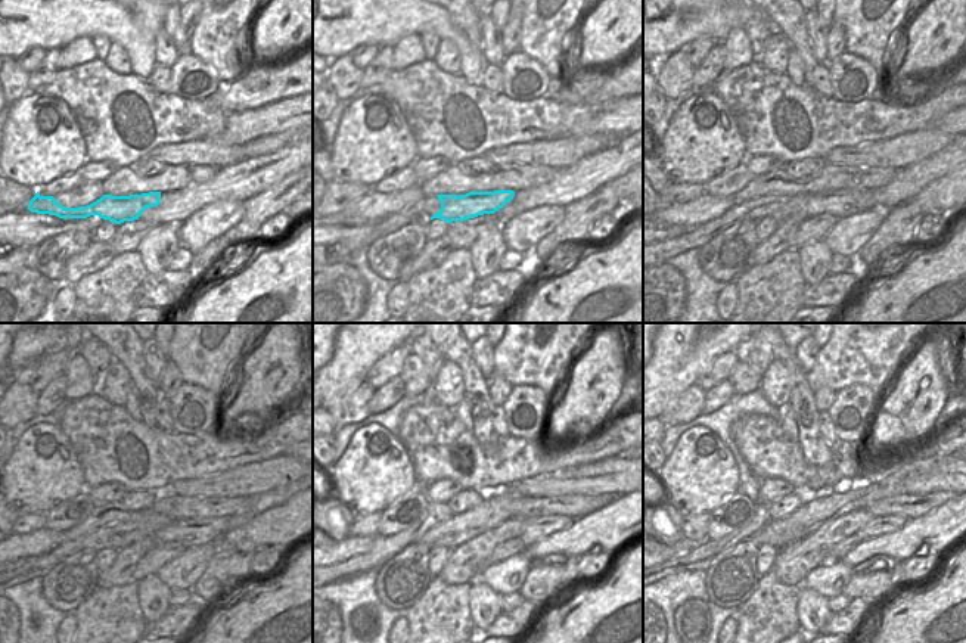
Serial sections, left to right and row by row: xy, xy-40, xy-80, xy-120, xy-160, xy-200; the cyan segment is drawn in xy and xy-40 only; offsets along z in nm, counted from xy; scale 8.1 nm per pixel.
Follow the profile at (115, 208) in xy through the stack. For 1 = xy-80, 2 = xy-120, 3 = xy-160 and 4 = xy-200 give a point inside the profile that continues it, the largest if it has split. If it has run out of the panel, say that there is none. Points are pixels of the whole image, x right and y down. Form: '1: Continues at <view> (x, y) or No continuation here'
1: Continues at xy-80 (841, 204)
2: Continues at xy-120 (198, 531)
3: Continues at xy-160 (536, 528)
4: Continues at xy-200 (881, 525)

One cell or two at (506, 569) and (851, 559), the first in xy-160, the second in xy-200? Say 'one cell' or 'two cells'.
two cells

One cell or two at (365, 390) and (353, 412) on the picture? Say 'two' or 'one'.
one

